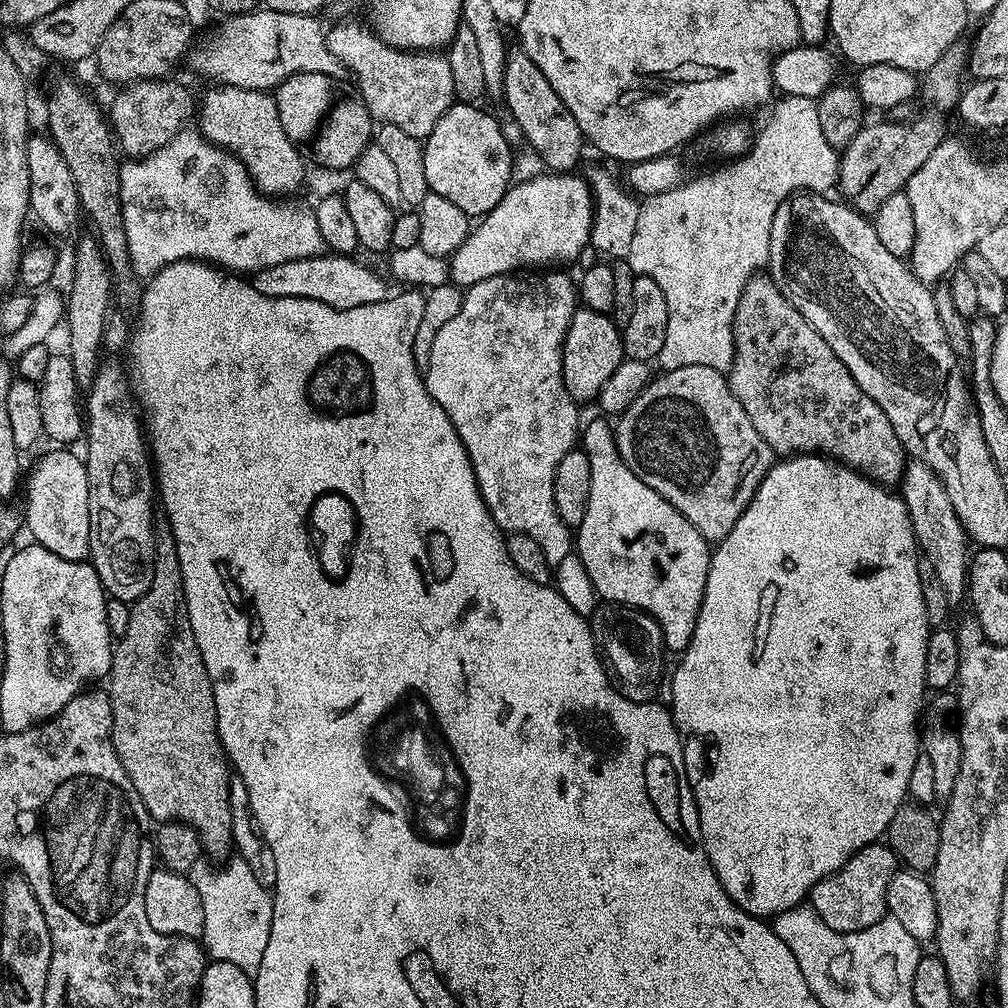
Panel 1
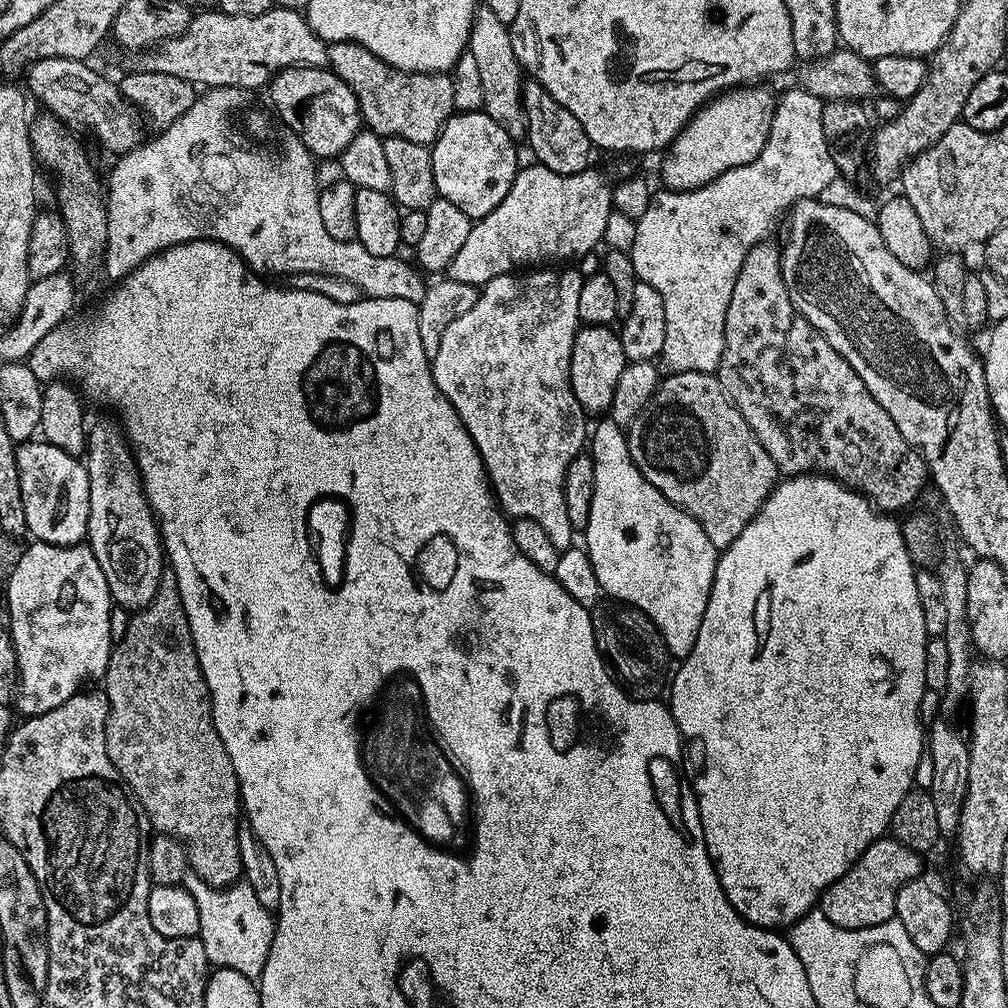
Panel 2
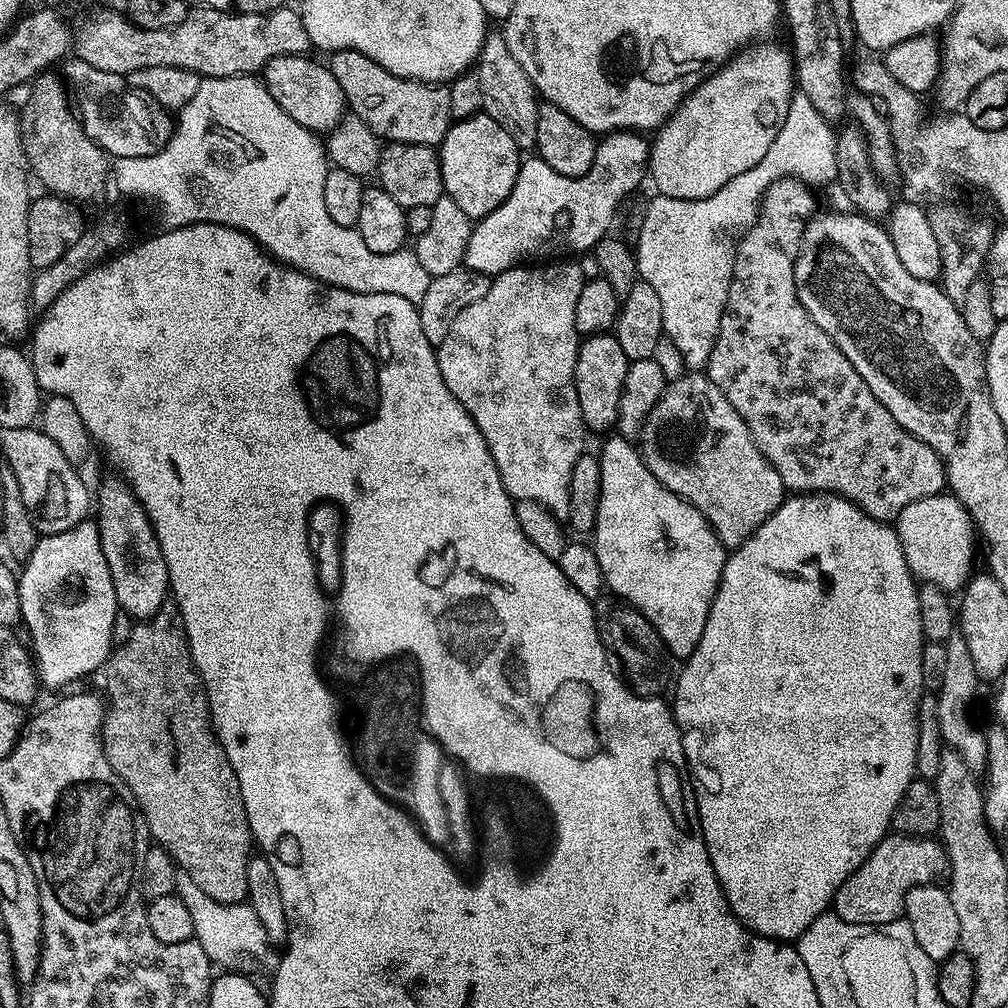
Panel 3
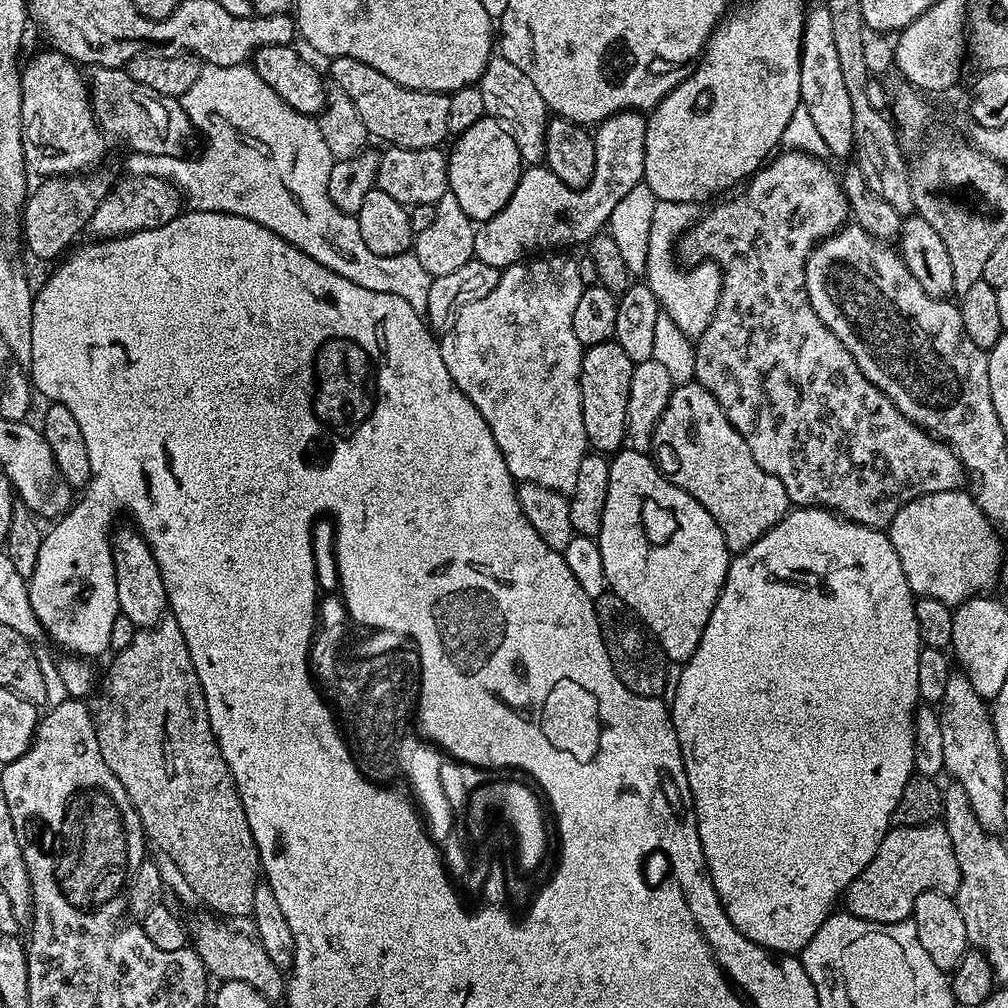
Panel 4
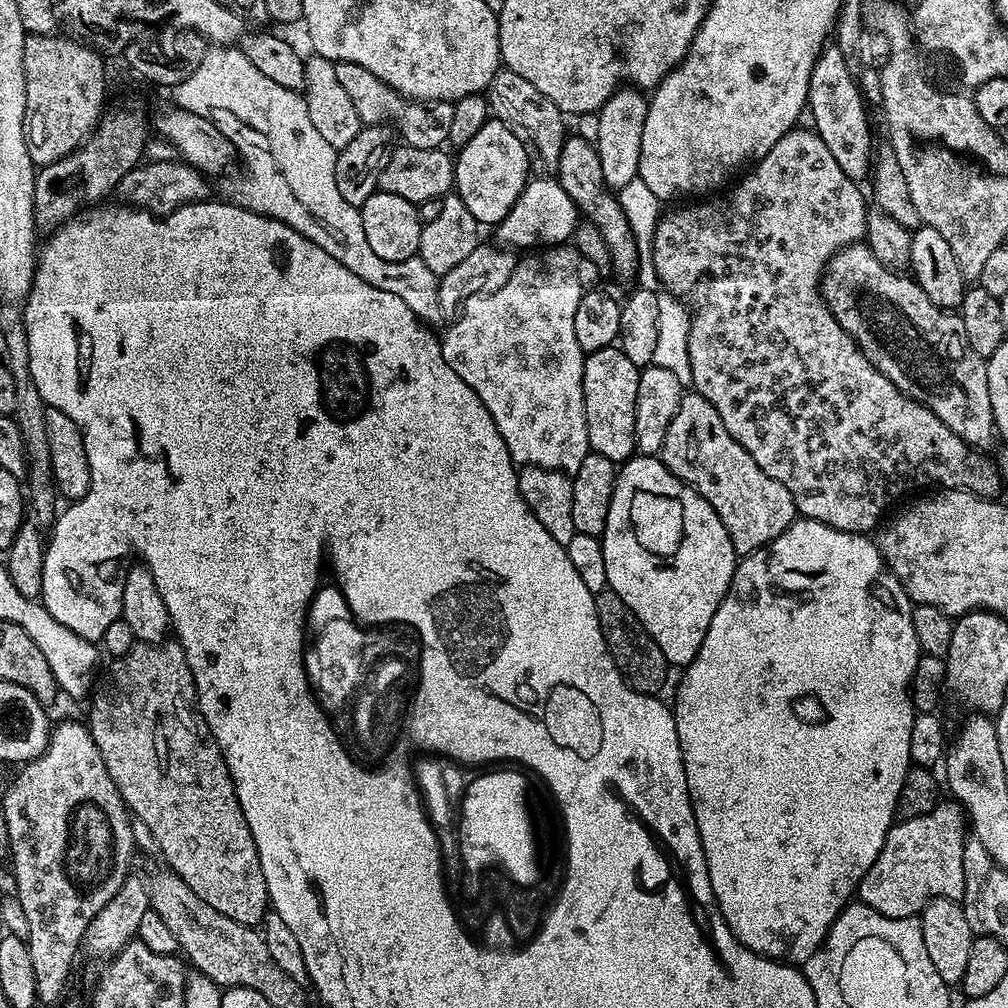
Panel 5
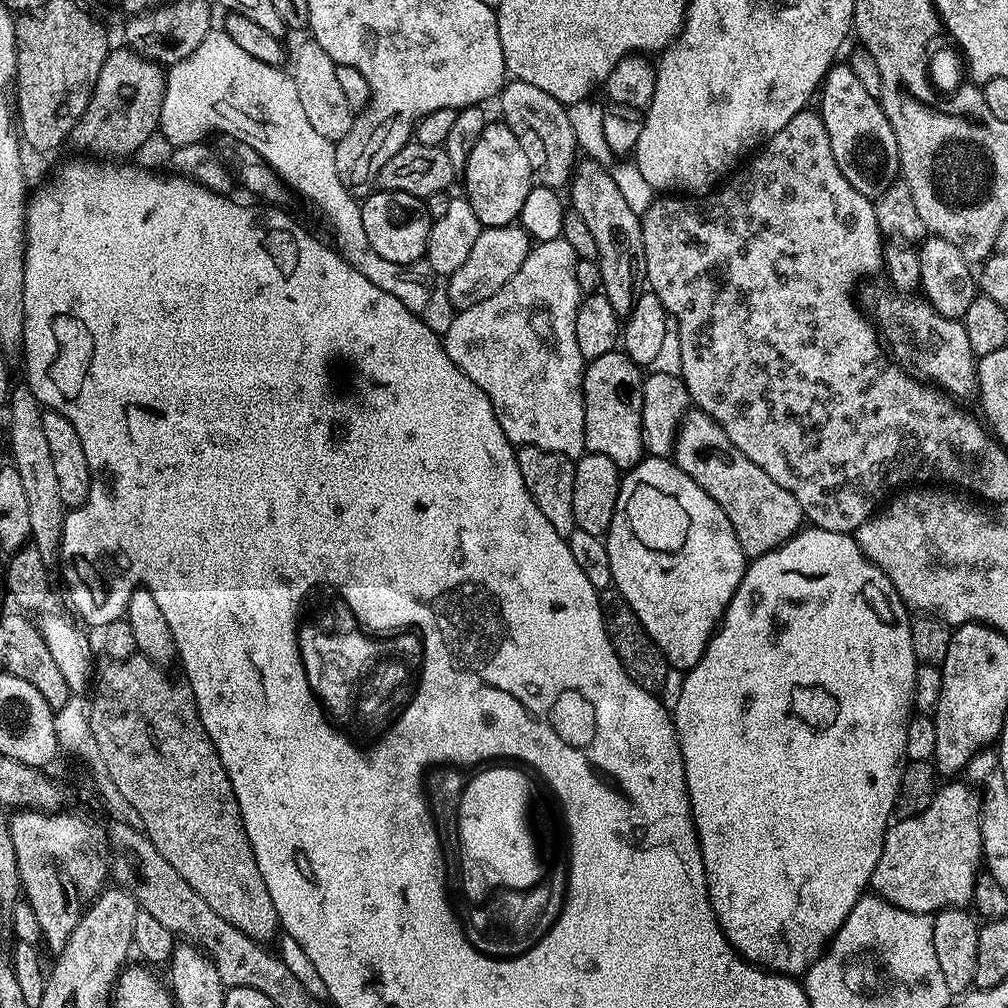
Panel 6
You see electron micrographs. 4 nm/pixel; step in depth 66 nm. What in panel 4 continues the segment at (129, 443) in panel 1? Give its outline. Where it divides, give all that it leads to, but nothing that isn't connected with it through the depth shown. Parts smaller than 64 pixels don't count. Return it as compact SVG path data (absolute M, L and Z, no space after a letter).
M117 527L112 538L112 557L116 567L116 585L118 586L119 615L130 618L136 629L152 628L169 611L166 586L158 570L152 548L145 542L135 527Z

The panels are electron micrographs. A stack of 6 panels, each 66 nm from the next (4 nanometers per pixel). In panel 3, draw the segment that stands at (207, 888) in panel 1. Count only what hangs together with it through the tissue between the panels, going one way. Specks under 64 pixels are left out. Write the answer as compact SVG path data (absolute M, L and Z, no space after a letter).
M177 871L176 874L175 895L179 896L186 910L190 910L190 918L194 918L194 930L196 931L194 939L200 943L202 950L206 950L208 959L213 965L220 967L221 964L221 969L244 974L264 951L269 951L270 945L266 938L266 930L262 930L262 922L258 922L258 914L254 914L254 910L248 903L214 902L210 894L206 894L195 884L190 874L182 871Z

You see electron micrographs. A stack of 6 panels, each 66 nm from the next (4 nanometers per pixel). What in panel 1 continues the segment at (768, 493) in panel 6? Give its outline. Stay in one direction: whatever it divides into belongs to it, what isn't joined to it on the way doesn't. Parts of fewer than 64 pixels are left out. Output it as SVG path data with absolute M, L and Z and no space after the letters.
M682 366L678 370L660 374L657 380L656 377L649 379L642 394L638 394L638 398L634 398L632 405L619 416L618 423L614 428L614 435L616 449L620 451L620 456L626 462L626 466L630 466L630 470L634 470L634 474L638 474L638 478L642 478L642 482L646 482L646 486L650 486L650 490L658 490L658 494L662 494L662 498L666 498L666 502L670 502L670 506L674 506L674 510L681 512L694 526L694 530L698 530L698 534L702 534L702 538L709 542L722 541L726 538L726 534L730 534L730 530L734 530L734 522L738 522L738 518L742 518L742 514L746 510L746 506L750 506L762 478L770 471L774 463L772 448L764 441L762 434L758 434L758 430L754 430L754 422L750 422L750 418L746 414L746 410L742 410L738 398L734 398L727 375L710 366Z

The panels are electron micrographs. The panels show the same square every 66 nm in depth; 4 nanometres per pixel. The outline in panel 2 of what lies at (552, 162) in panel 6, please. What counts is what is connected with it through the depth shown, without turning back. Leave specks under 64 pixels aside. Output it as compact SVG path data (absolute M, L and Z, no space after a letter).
M477 7L476 17L472 20L472 29L468 39L467 51L474 54L478 61L480 77L482 78L482 109L506 134L510 134L513 140L520 142L526 136L526 122L524 121L524 107L522 106L522 69L516 61L516 55L512 49L512 34L509 25L497 18L489 8Z

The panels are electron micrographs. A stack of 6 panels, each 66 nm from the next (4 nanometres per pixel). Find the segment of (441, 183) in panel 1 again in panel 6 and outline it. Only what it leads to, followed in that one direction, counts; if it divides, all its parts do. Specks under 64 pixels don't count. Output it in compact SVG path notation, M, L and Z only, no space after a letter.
M490 122L482 130L478 142L474 142L474 150L470 150L470 158L462 169L464 176L463 195L474 206L474 214L478 214L478 222L484 228L501 228L507 224L516 224L520 219L522 202L526 202L526 194L534 187L530 161L522 151L518 138L503 122Z

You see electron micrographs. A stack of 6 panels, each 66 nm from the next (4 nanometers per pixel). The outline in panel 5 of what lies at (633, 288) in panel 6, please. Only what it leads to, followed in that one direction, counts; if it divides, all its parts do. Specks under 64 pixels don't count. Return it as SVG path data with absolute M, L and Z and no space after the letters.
M579 134L565 135L555 175L564 193L575 202L576 207L586 217L587 223L598 226L606 242L606 248L610 250L611 275L617 276L620 280L635 281L640 270L640 251L630 230L630 222L626 222L626 214L622 210L619 199L613 195L604 180L602 162L598 158L595 143Z

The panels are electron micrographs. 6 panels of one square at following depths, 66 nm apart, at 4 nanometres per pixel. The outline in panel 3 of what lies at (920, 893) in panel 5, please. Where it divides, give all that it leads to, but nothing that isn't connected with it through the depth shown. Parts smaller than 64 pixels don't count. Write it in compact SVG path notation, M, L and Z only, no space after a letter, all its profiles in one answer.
M889 834L869 854L866 862L838 886L830 908L838 918L851 924L889 924L891 920L901 919L904 899L914 886L943 881L949 872L948 855L939 839Z

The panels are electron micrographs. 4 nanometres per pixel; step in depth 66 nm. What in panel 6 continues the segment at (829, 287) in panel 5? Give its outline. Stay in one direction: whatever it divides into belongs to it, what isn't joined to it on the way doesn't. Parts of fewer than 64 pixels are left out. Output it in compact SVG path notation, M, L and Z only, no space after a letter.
M887 287L884 288L868 288L861 296L859 293L858 300L869 321L874 325L887 355L899 364L905 372L935 386L949 397L955 398L957 401L968 400L971 396L973 399L978 392L976 382L978 357L970 350L970 342L966 338L963 323L938 314L938 310L931 308L927 300L919 295L905 294L889 290Z

